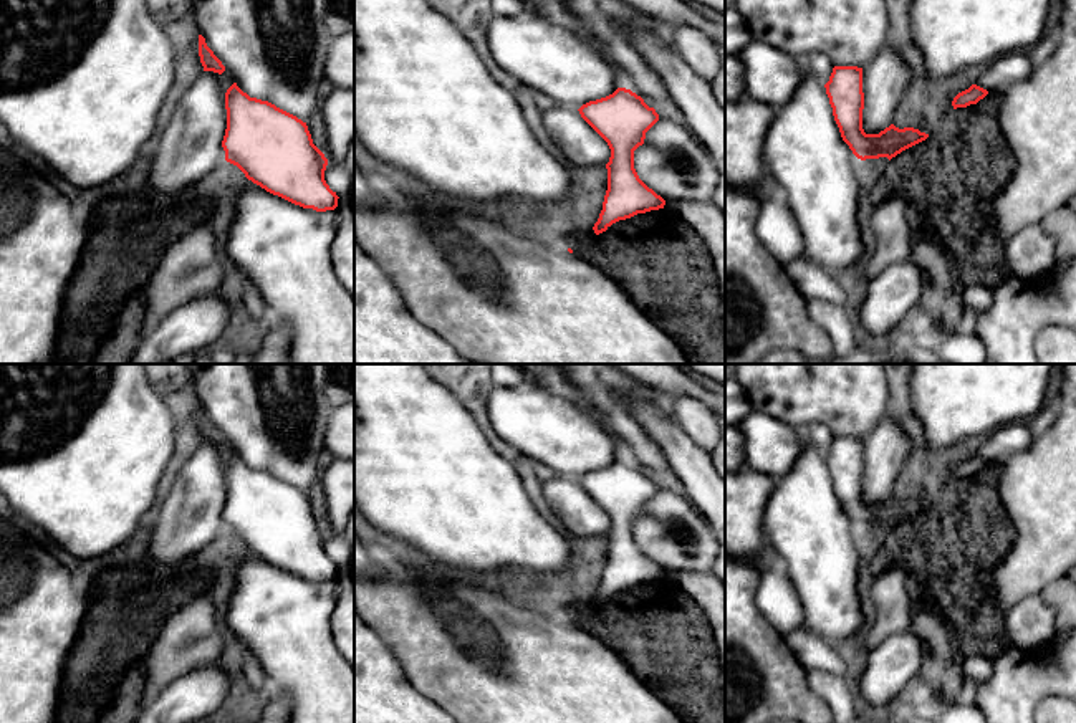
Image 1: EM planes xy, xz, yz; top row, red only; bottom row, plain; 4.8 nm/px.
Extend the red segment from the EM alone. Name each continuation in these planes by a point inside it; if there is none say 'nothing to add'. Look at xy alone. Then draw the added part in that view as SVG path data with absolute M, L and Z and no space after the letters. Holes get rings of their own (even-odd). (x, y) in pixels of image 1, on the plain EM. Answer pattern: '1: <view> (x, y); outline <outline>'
nothing to add

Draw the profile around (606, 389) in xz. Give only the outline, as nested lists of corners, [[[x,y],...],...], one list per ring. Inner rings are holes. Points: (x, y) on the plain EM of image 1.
[[[560,364],[564,381],[624,442],[632,463],[654,472],[669,470],[660,447],[637,424],[627,404],[649,399],[674,417],[674,395],[659,392],[619,371],[614,364]]]

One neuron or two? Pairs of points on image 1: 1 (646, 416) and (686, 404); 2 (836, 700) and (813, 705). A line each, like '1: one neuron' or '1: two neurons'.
1: two neurons
2: two neurons

